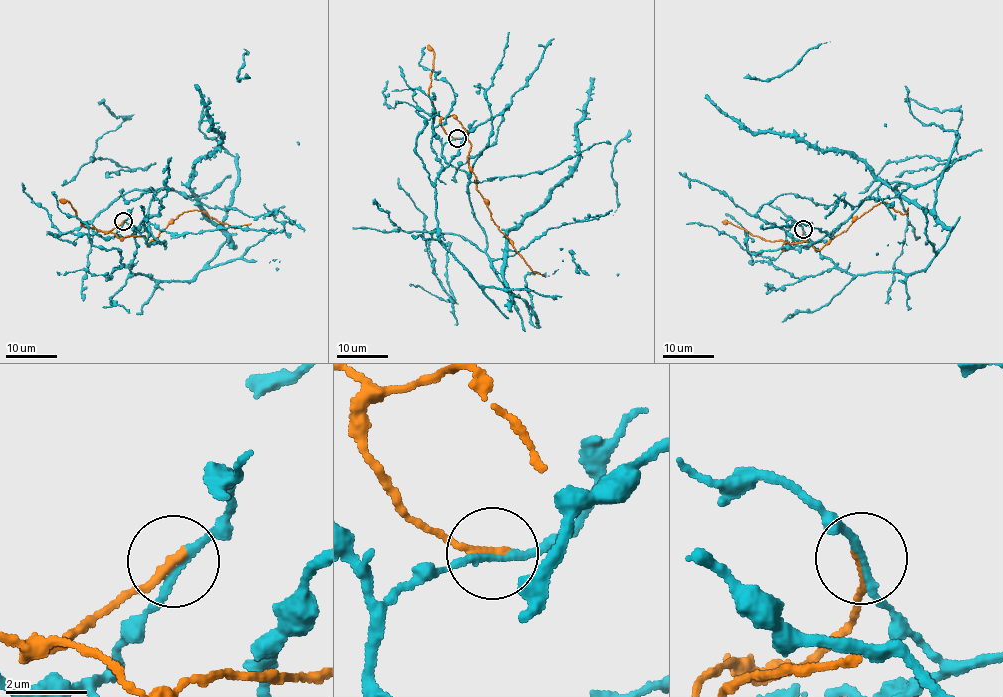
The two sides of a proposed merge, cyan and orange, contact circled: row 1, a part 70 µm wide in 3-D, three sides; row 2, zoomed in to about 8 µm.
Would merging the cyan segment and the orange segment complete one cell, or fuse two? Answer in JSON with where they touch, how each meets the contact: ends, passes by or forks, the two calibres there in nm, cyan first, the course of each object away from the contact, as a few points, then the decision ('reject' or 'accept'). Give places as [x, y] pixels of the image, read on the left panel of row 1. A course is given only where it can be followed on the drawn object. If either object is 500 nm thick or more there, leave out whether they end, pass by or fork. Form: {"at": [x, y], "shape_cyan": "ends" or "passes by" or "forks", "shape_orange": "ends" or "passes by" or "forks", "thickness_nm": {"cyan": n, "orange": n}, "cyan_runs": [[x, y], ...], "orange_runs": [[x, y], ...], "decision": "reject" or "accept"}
{"at": [123, 221], "shape_cyan": "passes by", "shape_orange": "ends", "thickness_nm": {"cyan": 180, "orange": 280}, "cyan_runs": [[124, 221], [169, 188], [230, 240], [189, 280], [131, 273], [161, 206], [120, 196]], "orange_runs": [[123, 221], [106, 231], [123, 238], [144, 235], [148, 246], [188, 211], [204, 212], [232, 227], [251, 223]], "decision": "reject"}

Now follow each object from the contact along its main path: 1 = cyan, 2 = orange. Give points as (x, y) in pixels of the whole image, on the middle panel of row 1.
1: (457, 139), (441, 156), (505, 257), (499, 309), (439, 237), (435, 181), (508, 107), (451, 179)
2: (457, 138), (441, 127), (441, 121), (453, 114), (471, 145), (467, 161), (492, 220), (527, 265), (544, 275)

